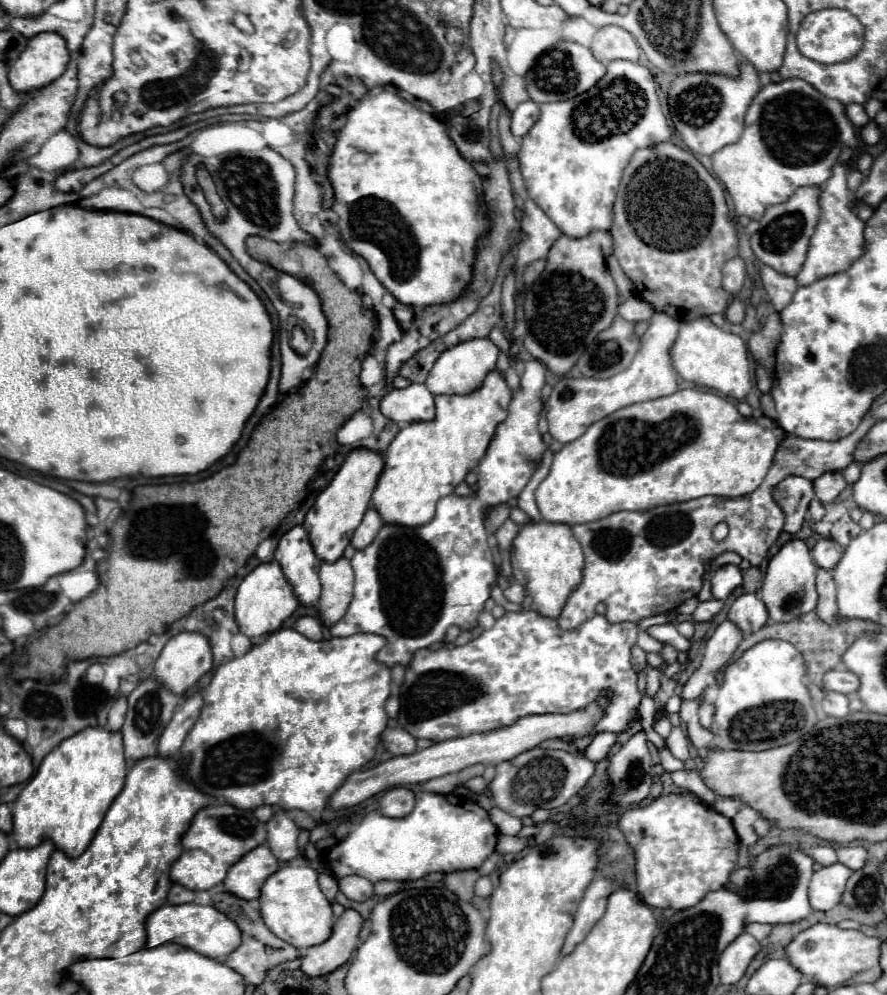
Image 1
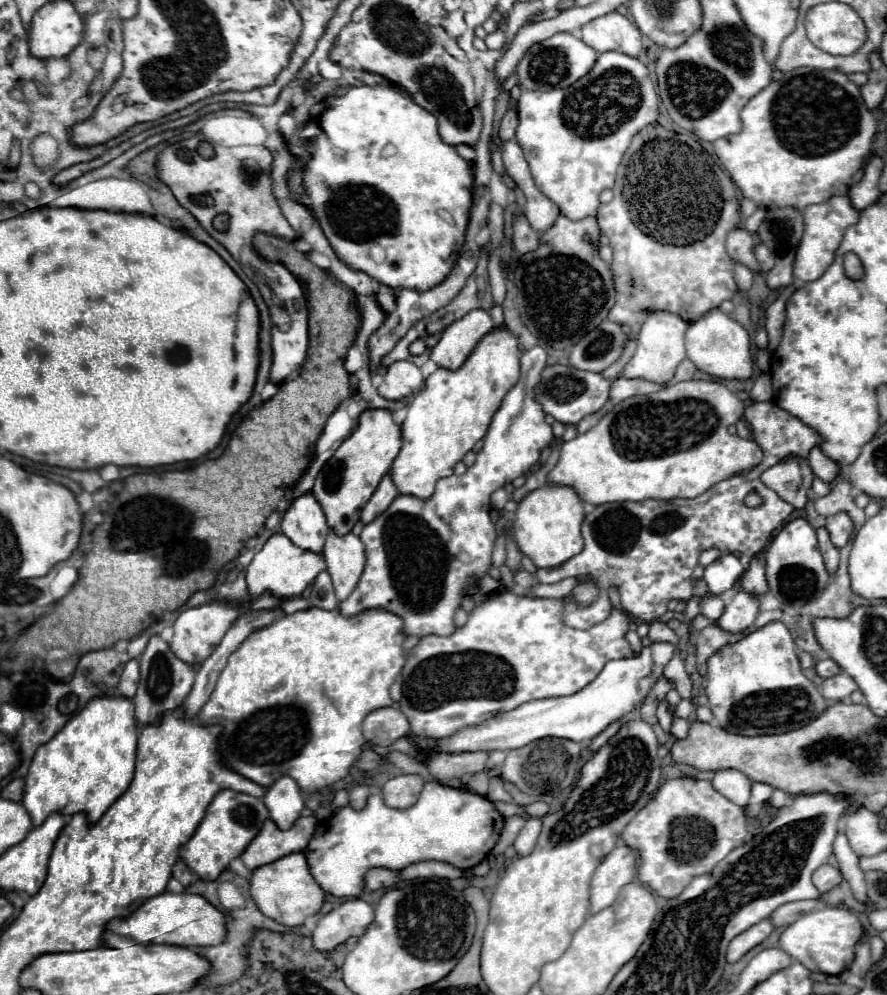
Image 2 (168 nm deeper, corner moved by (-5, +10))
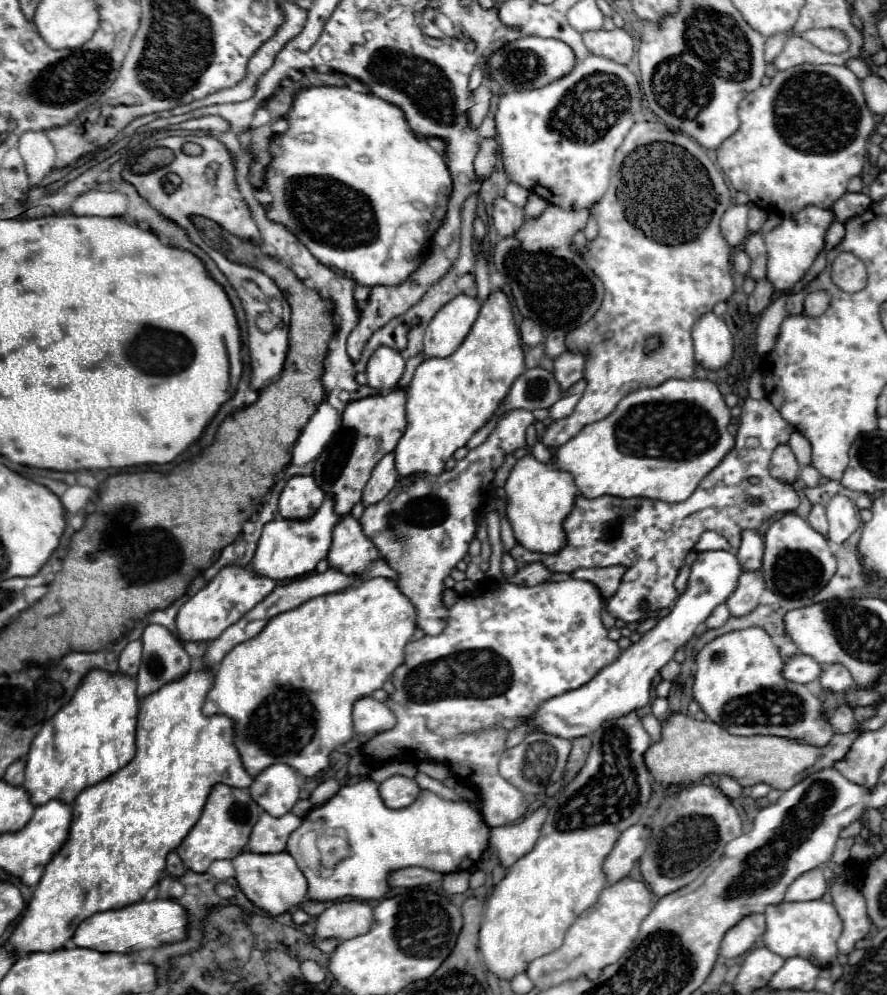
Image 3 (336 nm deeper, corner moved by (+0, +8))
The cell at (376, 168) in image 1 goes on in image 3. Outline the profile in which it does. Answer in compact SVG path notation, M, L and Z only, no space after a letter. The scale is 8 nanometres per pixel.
M307 87L295 93L291 111L287 113L289 129L279 135L279 153L273 155L267 171L265 171L265 189L273 195L273 201L267 207L267 219L281 223L287 231L291 231L317 261L327 267L335 267L359 285L375 287L375 285L395 285L403 283L411 271L415 271L415 263L419 263L419 255L423 255L423 247L427 245L425 223L431 219L443 219L443 207L447 207L447 195L451 195L451 175L447 171L447 163L443 155L433 151L425 139L415 137L411 127L407 127L407 119L403 119L403 111L399 107L391 107L391 103L383 99L375 99L369 93L355 93L347 87Z

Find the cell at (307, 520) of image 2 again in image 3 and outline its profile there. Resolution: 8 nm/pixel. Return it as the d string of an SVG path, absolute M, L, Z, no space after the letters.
M293 475L281 491L279 513L285 519L307 519L319 509L325 493L313 475Z

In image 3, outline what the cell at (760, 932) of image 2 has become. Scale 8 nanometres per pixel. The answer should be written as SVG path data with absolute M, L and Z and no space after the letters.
M761 913L747 915L725 933L719 953L727 959L735 959L745 951L749 951L753 943L763 935L763 931L765 931L765 915Z

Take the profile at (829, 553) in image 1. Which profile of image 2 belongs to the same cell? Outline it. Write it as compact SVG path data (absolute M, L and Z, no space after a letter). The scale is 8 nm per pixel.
M838 513L838 515L826 519L826 529L830 533L830 541L834 543L834 547L842 549L848 543L848 539L850 539L852 521L848 519L846 513Z

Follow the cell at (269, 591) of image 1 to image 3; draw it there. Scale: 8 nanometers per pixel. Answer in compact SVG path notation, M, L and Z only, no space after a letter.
M325 497L321 507L307 519L283 519L277 517L263 527L255 557L253 557L253 571L257 575L267 575L275 581L297 579L315 571L315 565L327 557L331 547L331 531L341 521L341 515L333 509L333 499Z

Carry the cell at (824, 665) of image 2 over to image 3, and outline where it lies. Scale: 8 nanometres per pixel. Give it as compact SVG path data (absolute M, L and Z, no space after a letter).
M791 655L783 663L783 677L787 681L809 683L809 681L815 681L819 673L821 673L821 665L807 655Z

